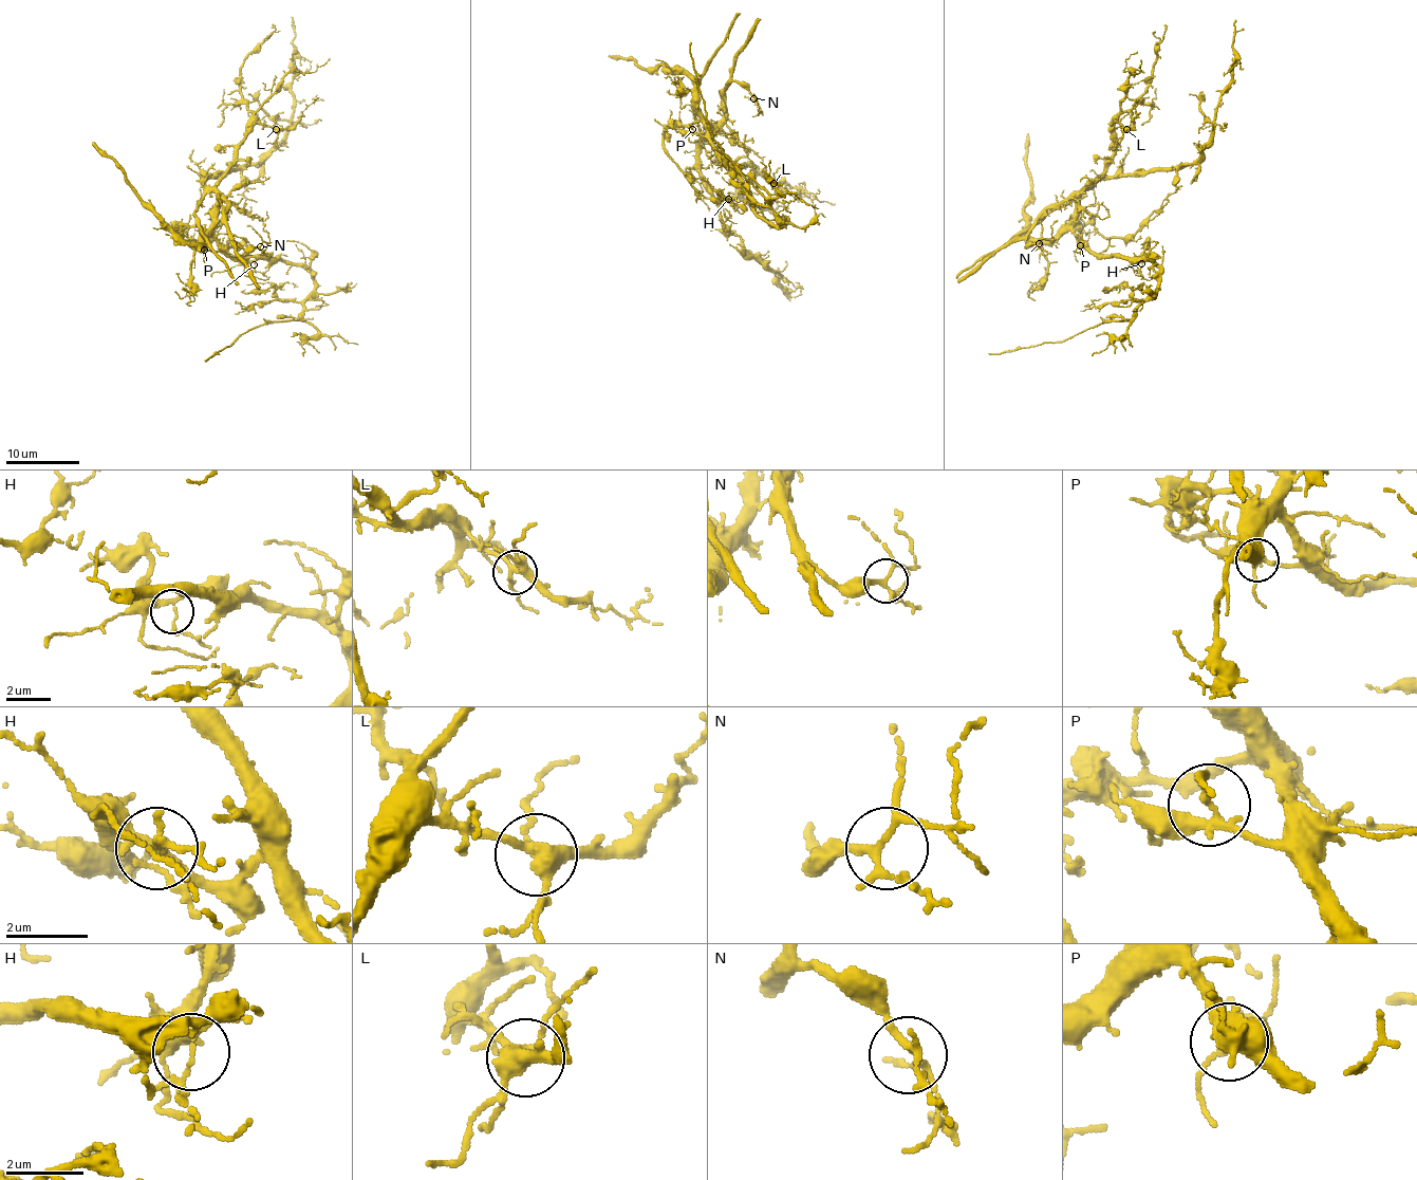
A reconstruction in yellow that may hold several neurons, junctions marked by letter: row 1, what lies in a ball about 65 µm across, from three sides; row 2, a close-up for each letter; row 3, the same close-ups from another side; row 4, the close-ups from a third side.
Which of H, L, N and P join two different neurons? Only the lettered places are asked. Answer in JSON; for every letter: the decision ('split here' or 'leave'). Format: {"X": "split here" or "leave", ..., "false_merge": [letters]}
{"H": "leave", "L": "leave", "N": "leave", "P": "leave", "false_merge": []}

